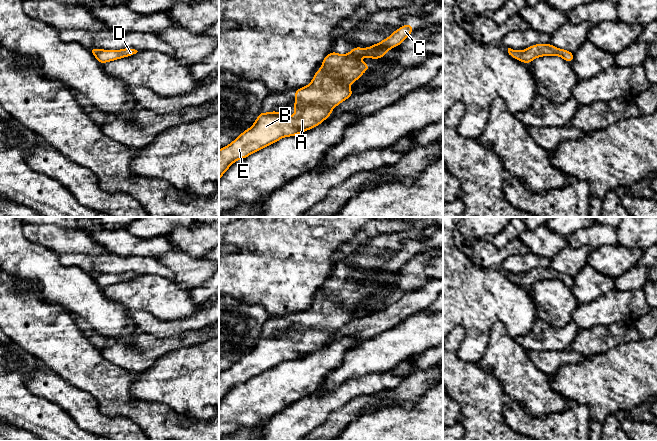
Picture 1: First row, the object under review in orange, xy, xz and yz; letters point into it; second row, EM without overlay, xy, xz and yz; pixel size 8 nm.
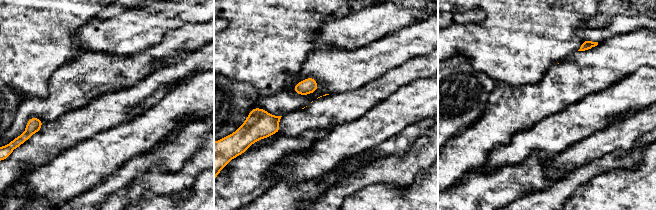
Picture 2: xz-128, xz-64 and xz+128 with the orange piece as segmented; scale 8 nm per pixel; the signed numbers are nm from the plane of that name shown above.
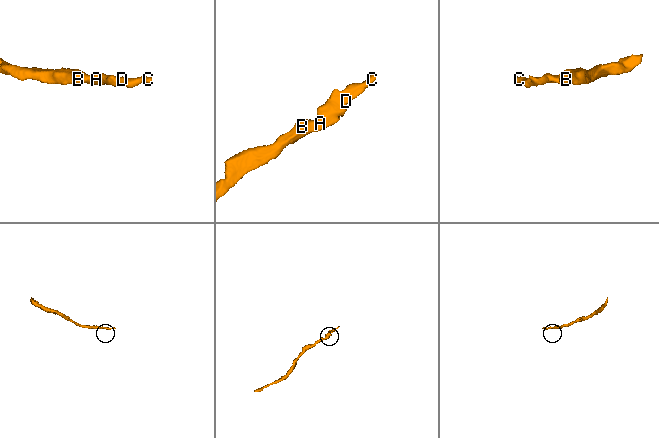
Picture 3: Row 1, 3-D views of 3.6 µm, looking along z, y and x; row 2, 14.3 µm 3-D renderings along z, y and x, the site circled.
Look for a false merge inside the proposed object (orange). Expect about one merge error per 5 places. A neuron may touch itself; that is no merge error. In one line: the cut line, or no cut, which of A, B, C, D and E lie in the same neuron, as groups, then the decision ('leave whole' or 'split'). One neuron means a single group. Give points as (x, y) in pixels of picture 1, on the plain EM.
no cut; A B C D E; leave whole

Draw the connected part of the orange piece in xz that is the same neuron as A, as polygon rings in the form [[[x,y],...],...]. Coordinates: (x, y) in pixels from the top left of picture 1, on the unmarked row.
[[[405,248],[387,263],[368,272],[353,271],[345,279],[335,275],[329,277],[312,305],[307,310],[296,313],[293,340],[285,336],[261,336],[250,352],[219,374],[219,404],[234,386],[284,361],[299,359],[319,350],[330,341],[337,329],[354,318],[349,309],[370,292],[367,287],[359,284],[362,281],[383,282],[391,272],[399,270],[412,256],[413,250]]]

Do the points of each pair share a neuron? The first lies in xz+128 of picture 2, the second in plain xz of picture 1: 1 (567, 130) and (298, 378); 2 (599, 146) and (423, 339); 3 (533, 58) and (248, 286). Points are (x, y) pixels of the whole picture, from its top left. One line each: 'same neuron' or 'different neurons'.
1: same neuron
2: different neurons
3: same neuron

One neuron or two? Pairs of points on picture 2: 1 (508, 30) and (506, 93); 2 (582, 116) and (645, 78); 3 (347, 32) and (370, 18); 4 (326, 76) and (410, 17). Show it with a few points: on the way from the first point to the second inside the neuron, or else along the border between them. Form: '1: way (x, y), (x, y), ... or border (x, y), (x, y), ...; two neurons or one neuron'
1: border (497, 82), (510, 85), (529, 85); two neurons
2: way (598, 108), (629, 94); one neuron
3: way (353, 32), (364, 24); one neuron
4: border (398, 29), (387, 33), (378, 40), (355, 49); two neurons

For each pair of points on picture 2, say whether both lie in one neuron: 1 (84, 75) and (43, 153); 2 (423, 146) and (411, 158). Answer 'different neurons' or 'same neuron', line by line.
1: different neurons
2: same neuron

